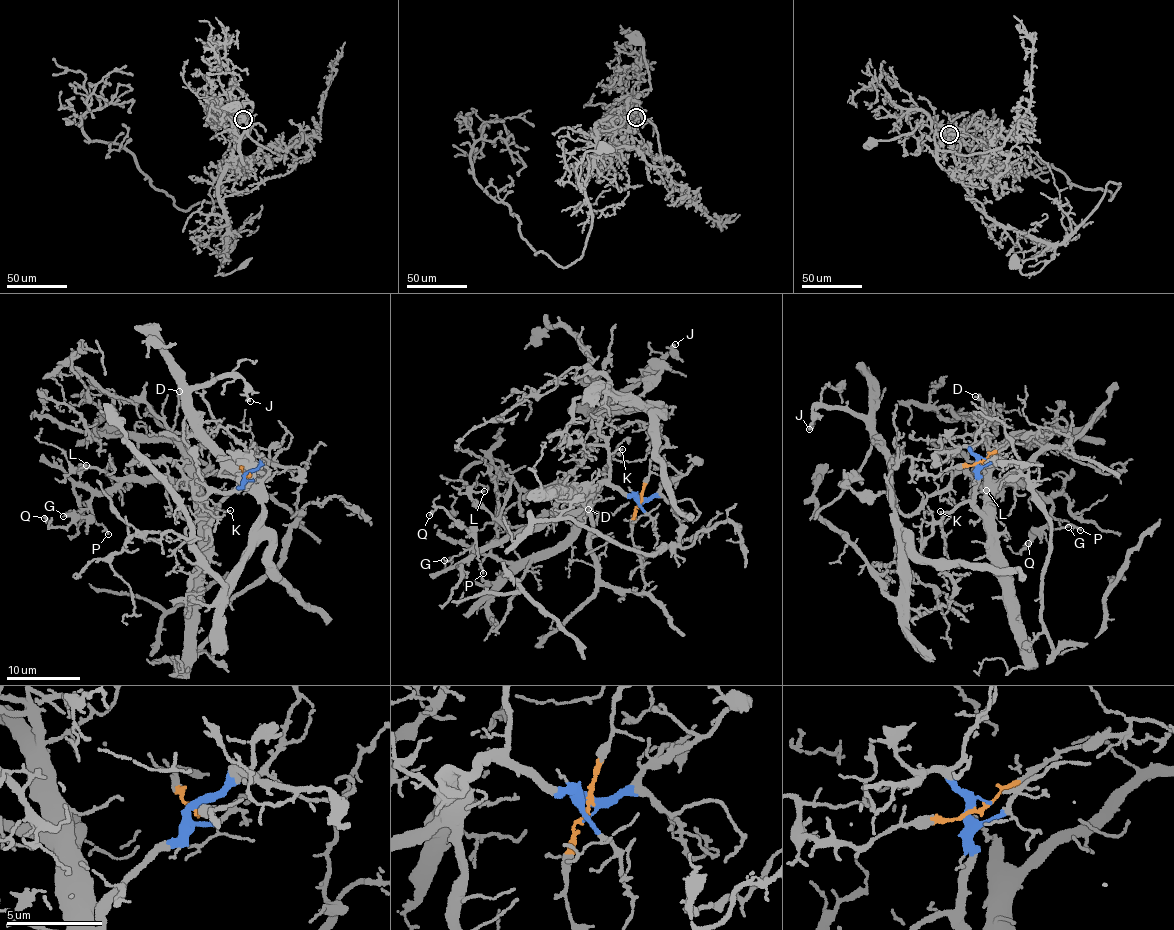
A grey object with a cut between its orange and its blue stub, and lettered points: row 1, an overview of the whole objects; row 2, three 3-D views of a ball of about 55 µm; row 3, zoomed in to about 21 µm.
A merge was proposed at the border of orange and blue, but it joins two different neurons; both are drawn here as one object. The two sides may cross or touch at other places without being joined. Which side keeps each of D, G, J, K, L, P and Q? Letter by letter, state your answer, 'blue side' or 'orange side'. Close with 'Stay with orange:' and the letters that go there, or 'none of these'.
D: blue side
G: blue side
J: orange side
K: blue side
L: blue side
P: blue side
Q: blue side
Stay with orange: J

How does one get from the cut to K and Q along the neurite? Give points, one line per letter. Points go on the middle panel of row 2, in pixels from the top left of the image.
K: (641, 501), (627, 496), (611, 482), (609, 460), (617, 449), (622, 449)
Q: (641, 501), (611, 486), (596, 487), (578, 510), (509, 533), (477, 551), (473, 535), (441, 507), (429, 516)

